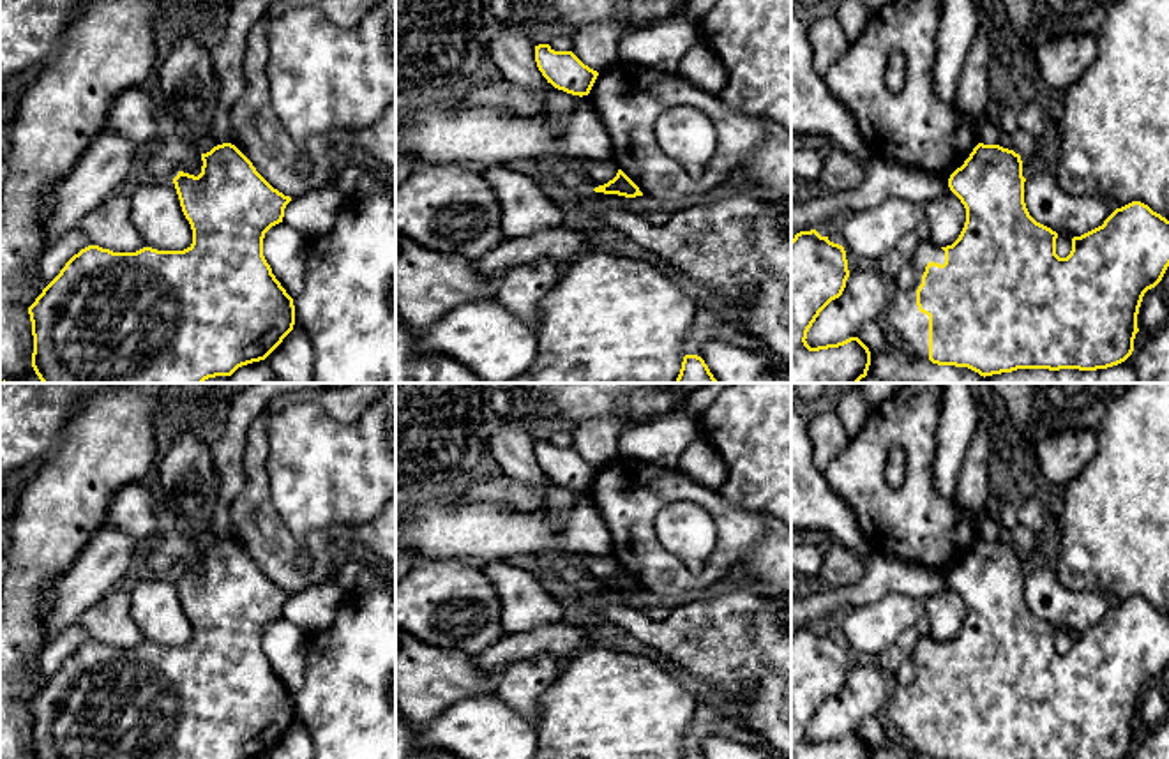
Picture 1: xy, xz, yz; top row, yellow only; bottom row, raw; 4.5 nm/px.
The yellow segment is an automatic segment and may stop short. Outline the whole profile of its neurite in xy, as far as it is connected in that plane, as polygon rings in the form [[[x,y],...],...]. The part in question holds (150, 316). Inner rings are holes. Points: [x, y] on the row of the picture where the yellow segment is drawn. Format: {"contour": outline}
{"contour": [[[231,143],[201,154],[201,161],[198,177],[178,171],[173,178],[182,212],[192,229],[192,244],[187,249],[143,247],[136,252],[113,252],[88,245],[65,263],[28,307],[32,367],[42,383],[203,383],[265,360],[293,330],[293,298],[263,256],[265,233],[283,222],[291,198],[274,189]]]}

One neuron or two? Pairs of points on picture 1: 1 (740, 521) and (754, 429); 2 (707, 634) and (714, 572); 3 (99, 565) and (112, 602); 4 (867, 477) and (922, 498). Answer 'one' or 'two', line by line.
1: two
2: two
3: two
4: one

